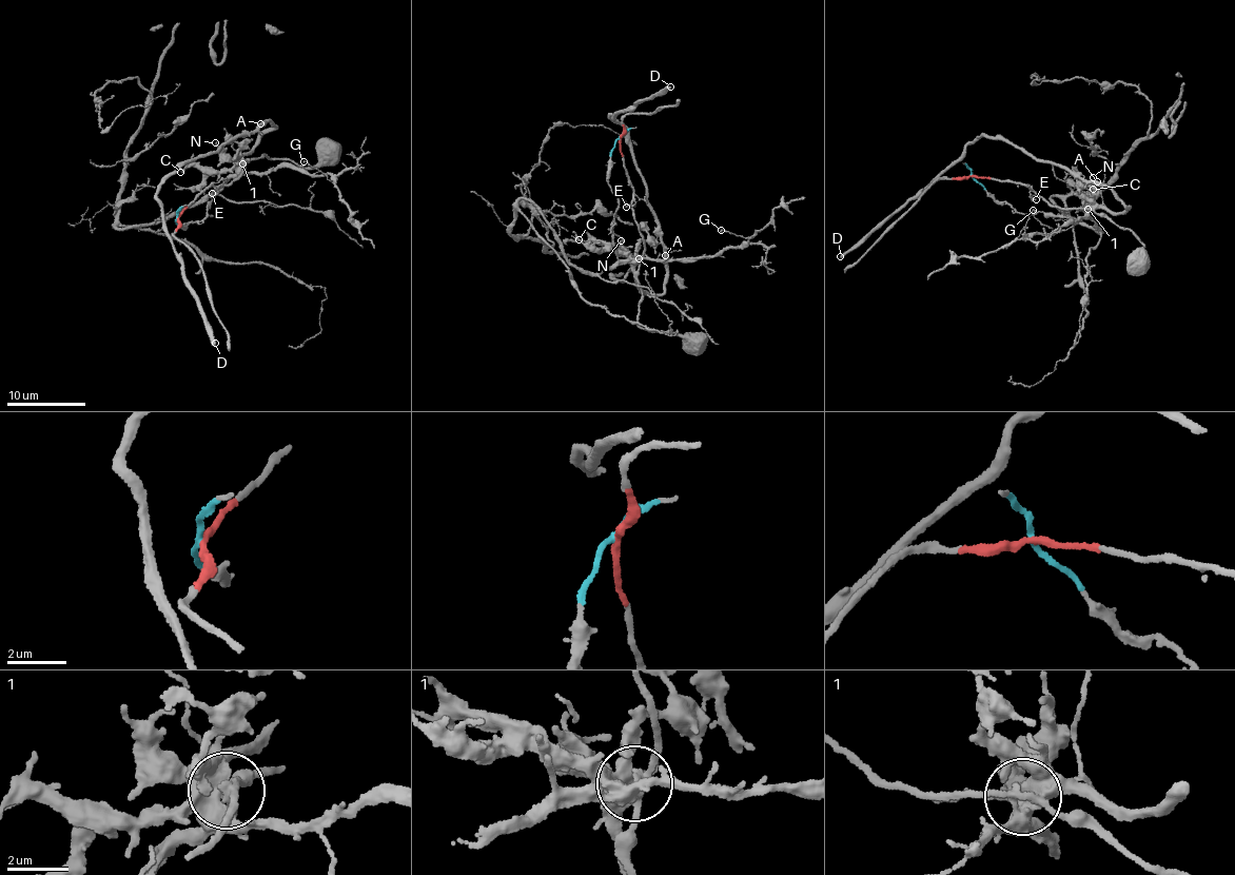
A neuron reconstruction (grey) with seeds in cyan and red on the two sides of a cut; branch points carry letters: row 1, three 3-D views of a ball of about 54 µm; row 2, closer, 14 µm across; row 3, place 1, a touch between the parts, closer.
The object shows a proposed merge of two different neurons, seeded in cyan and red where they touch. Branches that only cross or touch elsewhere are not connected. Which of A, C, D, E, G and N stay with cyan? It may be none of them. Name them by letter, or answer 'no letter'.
G

